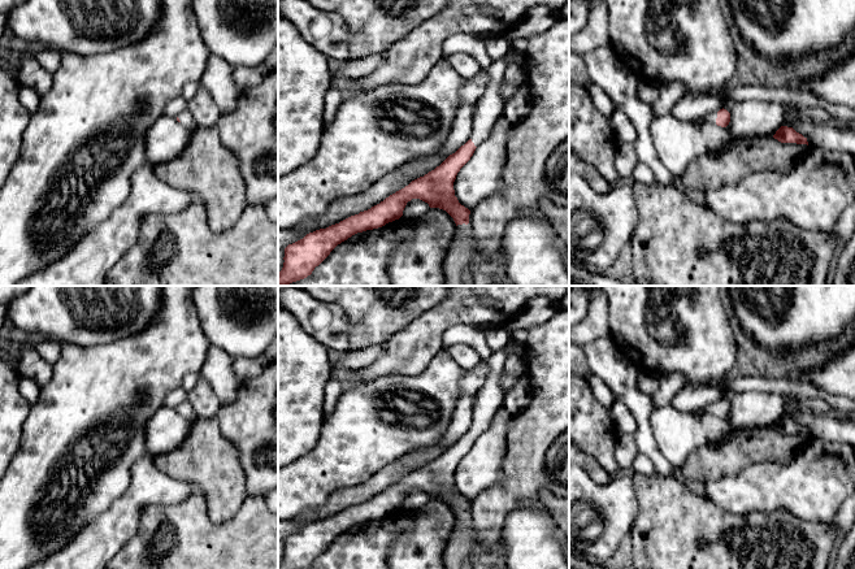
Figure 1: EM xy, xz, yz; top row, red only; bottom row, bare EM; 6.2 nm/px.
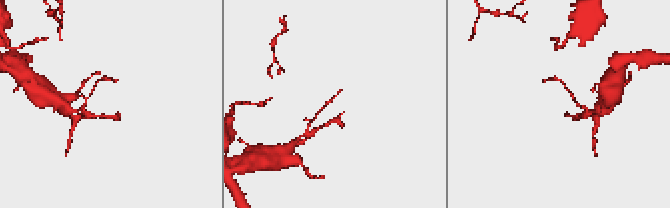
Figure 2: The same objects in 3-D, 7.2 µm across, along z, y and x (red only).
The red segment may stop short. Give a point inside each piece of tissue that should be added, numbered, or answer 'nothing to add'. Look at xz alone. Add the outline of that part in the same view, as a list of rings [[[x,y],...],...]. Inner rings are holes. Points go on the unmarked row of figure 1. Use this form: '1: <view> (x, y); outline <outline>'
1: xz (490, 398); outline [[[509,339],[505,347],[492,352],[487,359],[486,362],[490,368],[490,374],[485,386],[477,395],[472,413],[470,430],[476,438],[489,429],[495,412],[503,405],[504,391],[500,387],[500,378],[504,375],[508,347],[512,347],[524,355],[524,346],[513,339]]]

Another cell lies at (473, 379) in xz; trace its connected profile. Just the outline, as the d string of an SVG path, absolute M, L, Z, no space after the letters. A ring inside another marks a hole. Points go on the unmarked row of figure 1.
M482 361L477 366L465 370L460 379L460 396L447 431L438 439L435 444L415 449L412 451L413 453L418 451L426 451L435 446L439 446L443 451L446 451L470 430L472 413L477 395L485 386L489 374L490 368L486 361Z

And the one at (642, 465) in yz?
M642 453L637 455L632 468L635 473L642 475L651 475L655 473L652 462Z

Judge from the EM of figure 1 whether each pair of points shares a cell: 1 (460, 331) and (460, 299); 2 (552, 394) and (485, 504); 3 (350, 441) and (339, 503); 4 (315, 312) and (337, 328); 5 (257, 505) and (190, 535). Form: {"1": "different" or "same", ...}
{"1": "different", "2": "same", "3": "different", "4": "same", "5": "same"}

